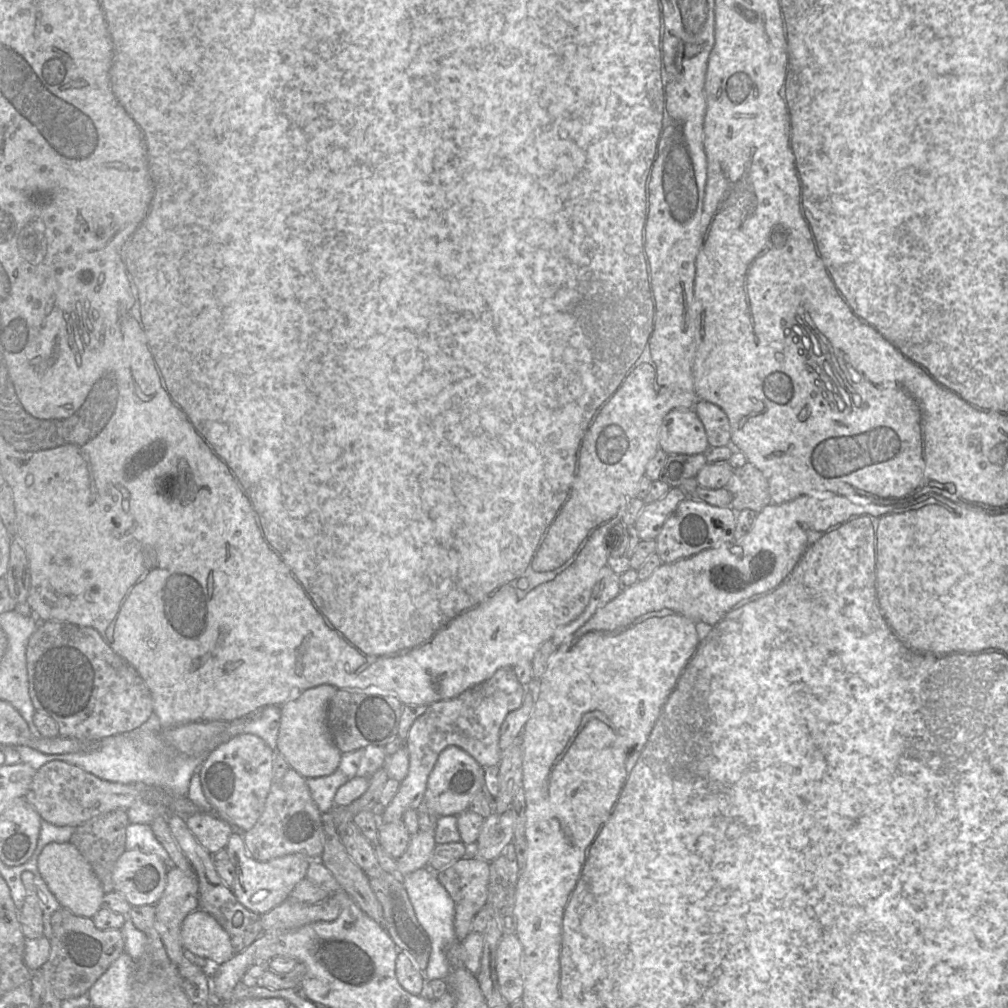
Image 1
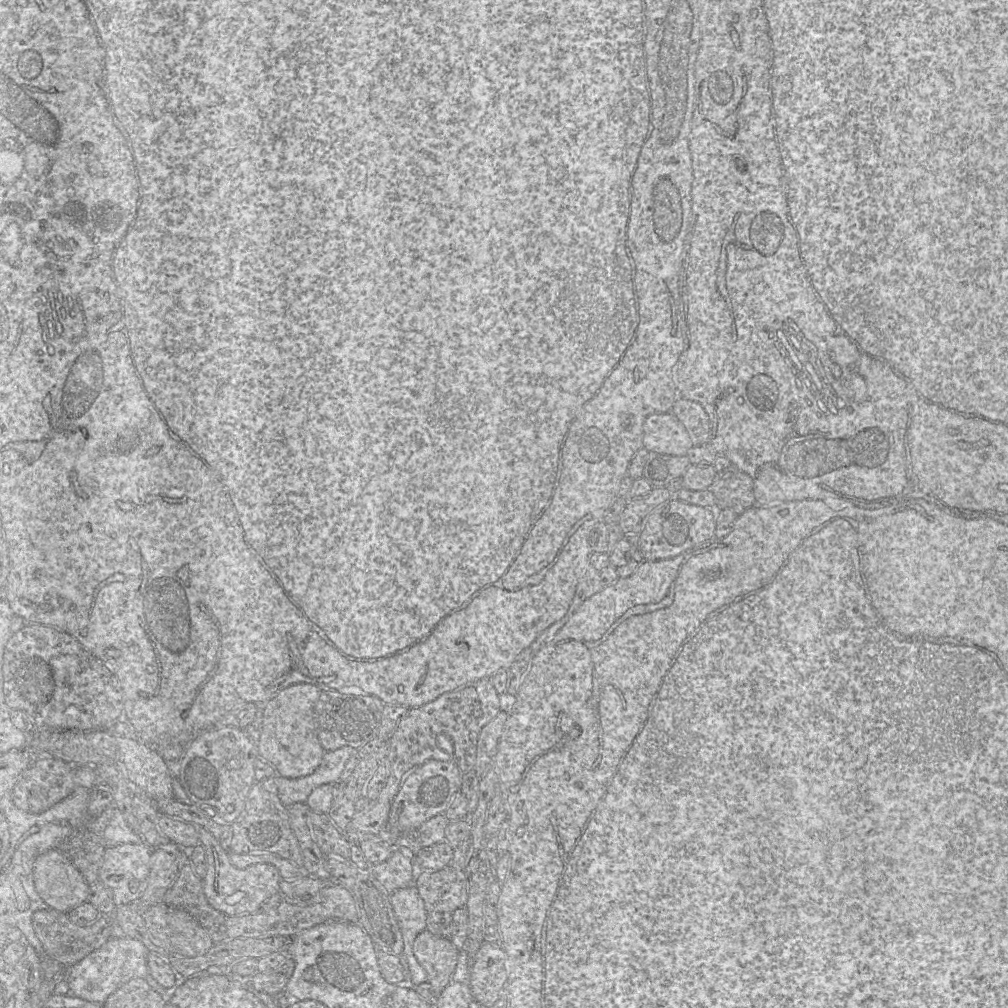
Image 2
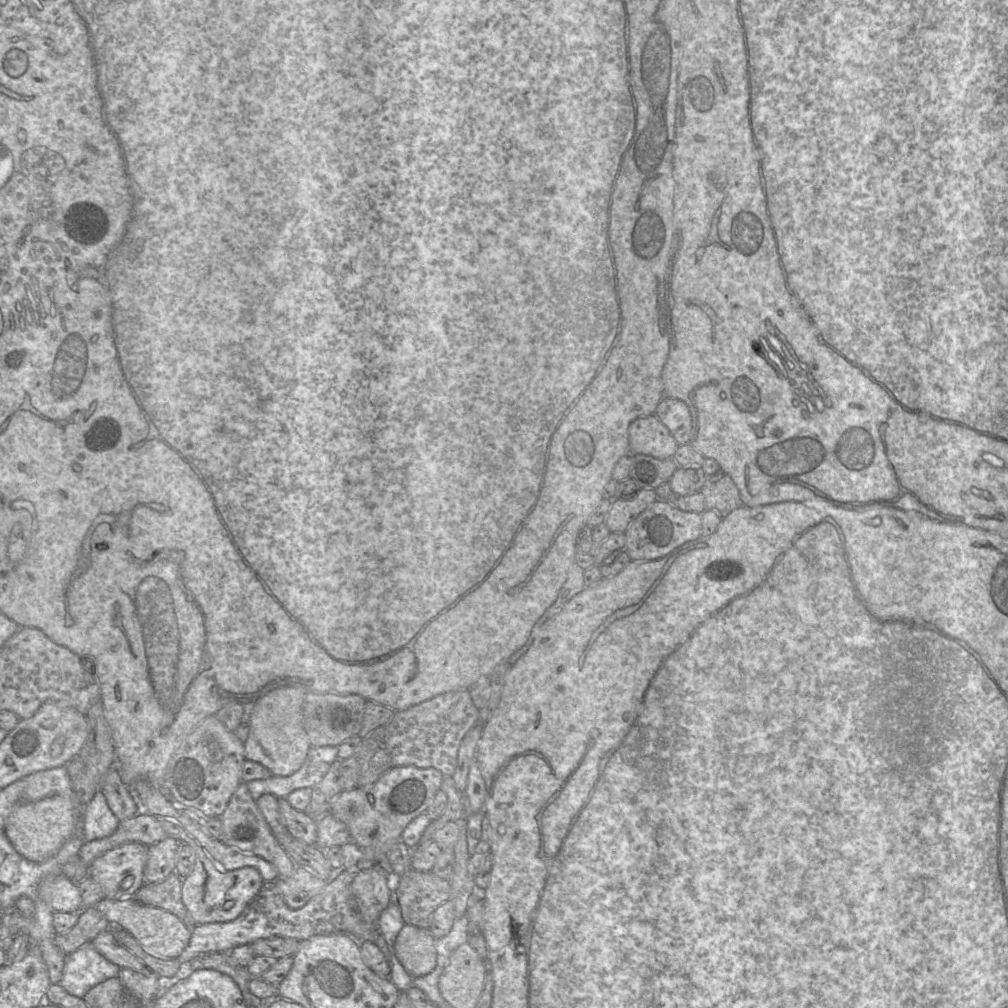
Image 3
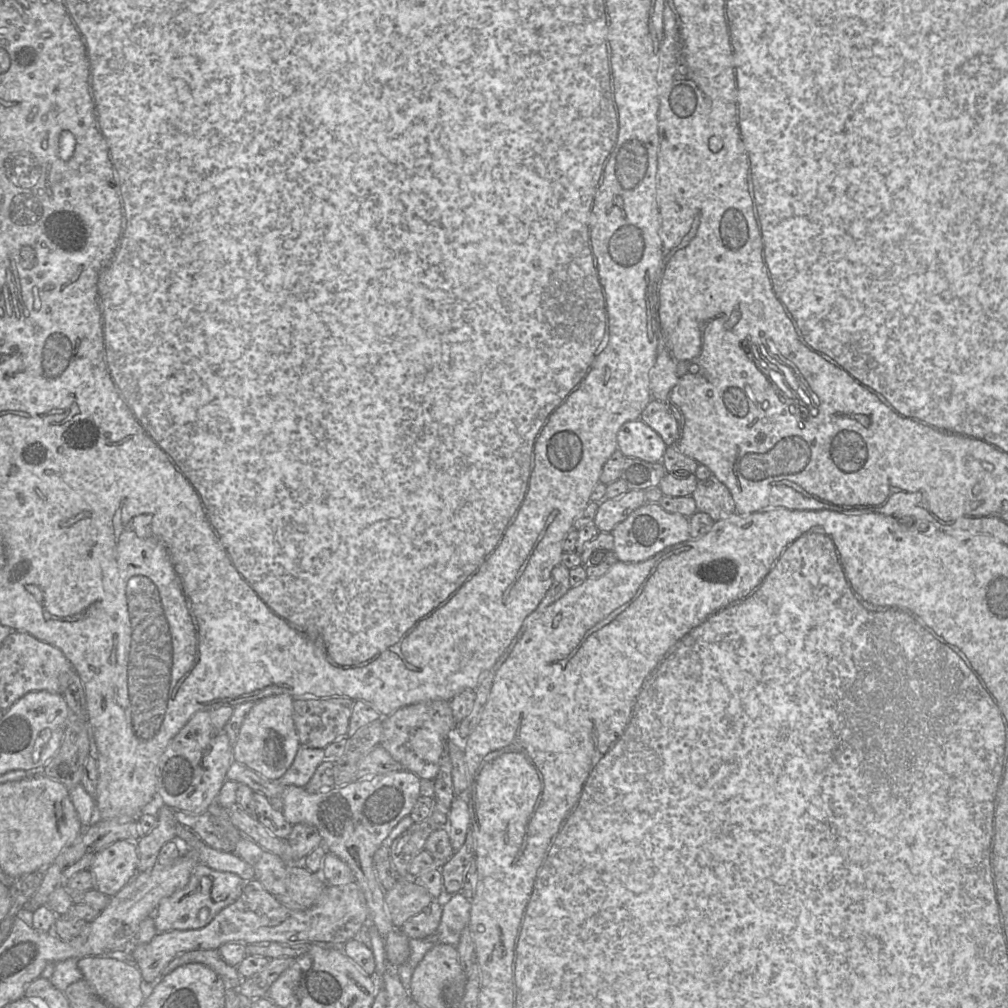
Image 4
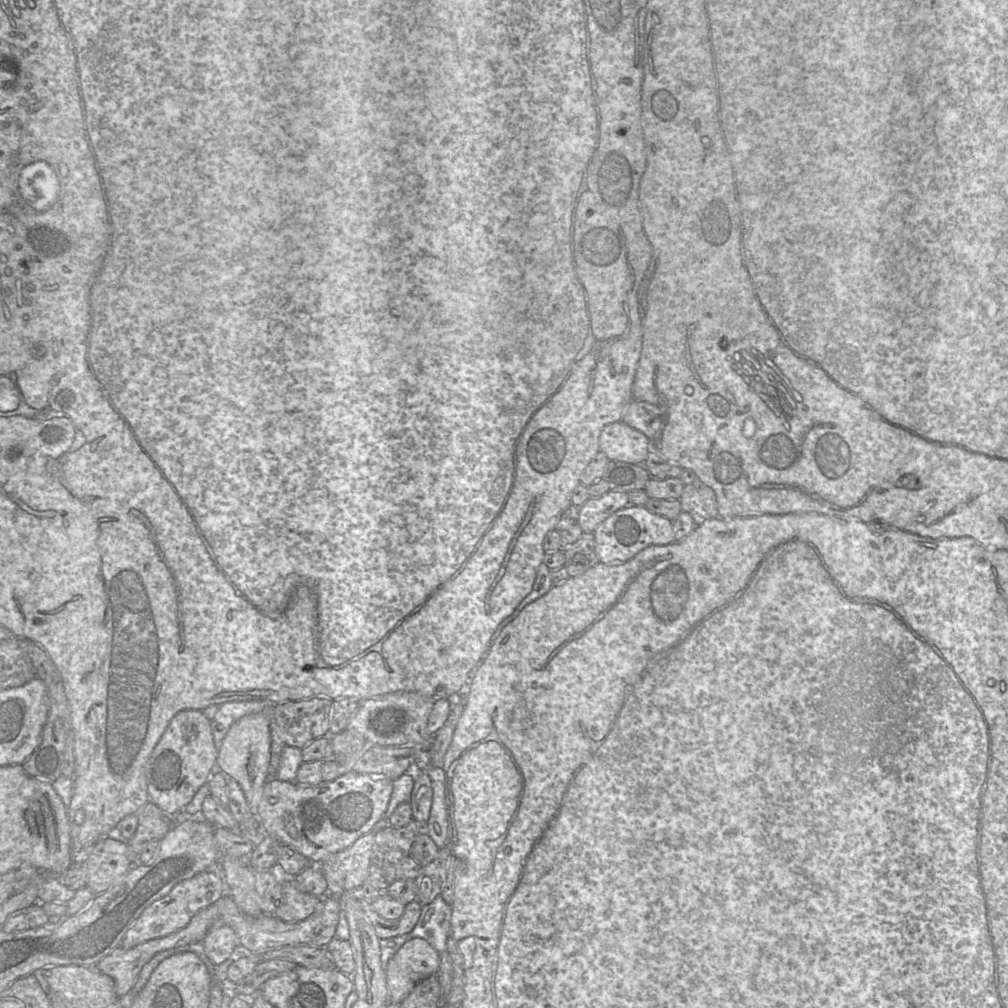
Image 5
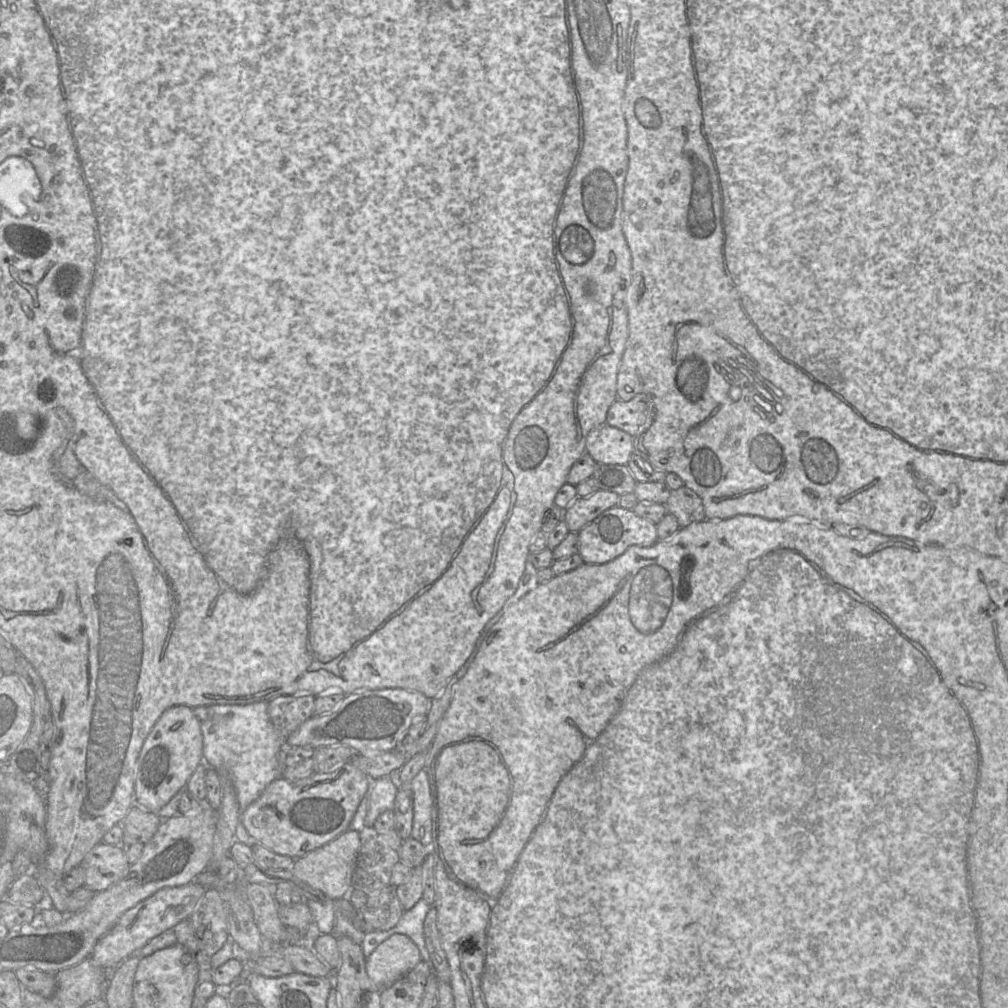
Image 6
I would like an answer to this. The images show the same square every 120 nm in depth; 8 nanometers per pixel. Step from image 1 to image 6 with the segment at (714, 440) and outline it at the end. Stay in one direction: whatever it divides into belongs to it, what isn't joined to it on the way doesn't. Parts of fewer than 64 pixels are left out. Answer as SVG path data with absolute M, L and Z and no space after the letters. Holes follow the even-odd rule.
M640 395L637 397L633 397L629 401L621 401L621 400L616 400L609 408L606 416L606 424L618 428L620 430L623 430L627 433L629 433L632 437L641 434L645 430L649 428L653 421L653 411L652 411L652 404L651 401L644 401L641 400L641 397L646 397L645 395Z

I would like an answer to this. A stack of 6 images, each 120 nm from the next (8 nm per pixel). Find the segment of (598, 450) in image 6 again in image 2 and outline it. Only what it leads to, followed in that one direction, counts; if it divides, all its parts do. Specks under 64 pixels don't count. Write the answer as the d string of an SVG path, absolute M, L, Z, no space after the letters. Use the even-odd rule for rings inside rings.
M671 412L653 414L643 424L643 448L673 456L686 455L693 447L688 432Z

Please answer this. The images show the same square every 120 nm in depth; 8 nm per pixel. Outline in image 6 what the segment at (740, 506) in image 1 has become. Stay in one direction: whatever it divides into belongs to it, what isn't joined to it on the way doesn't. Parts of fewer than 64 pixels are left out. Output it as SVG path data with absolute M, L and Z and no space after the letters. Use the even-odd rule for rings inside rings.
M684 485L671 491L665 506L668 514L675 516L680 527L706 519L701 498Z

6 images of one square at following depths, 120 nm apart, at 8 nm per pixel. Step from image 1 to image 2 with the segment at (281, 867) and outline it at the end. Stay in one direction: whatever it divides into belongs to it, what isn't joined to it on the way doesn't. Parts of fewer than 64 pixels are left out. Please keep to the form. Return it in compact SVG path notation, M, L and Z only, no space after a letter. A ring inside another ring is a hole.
M214 837L211 847L202 846L207 859L207 871L203 877L203 891L209 904L228 917L248 915L261 908L273 895L280 892L282 878L276 867L259 863L239 869L229 860L229 852Z

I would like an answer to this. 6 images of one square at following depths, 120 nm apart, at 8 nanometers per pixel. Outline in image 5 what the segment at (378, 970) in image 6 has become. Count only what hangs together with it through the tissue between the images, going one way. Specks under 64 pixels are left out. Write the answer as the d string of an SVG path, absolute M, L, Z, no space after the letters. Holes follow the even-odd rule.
M424 939L406 941L388 960L385 968L391 999L400 1004L423 979L436 975L440 954Z

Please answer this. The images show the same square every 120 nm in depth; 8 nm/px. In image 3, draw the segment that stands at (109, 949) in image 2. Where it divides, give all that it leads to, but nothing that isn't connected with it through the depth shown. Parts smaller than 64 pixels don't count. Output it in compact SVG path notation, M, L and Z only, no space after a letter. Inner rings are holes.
M88 944L65 955L63 975L59 985L70 995L83 998L94 986L116 978L120 969Z

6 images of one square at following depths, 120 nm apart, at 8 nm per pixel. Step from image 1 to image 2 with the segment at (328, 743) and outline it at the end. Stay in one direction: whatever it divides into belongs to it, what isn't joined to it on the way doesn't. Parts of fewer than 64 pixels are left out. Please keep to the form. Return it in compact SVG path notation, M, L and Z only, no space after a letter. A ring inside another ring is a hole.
M293 684L282 689L264 705L260 705L262 725L260 738L256 743L258 757L275 768L276 776L299 778L312 774L327 752L319 742L314 717L315 704L321 691L313 684Z

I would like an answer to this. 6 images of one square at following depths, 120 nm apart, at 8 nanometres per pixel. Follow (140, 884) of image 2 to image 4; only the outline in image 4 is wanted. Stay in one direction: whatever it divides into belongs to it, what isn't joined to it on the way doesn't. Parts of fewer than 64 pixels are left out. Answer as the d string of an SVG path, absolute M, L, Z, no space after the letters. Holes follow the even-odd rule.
M118 840L98 852L90 866L95 889L112 897L138 871L138 851L135 842Z

